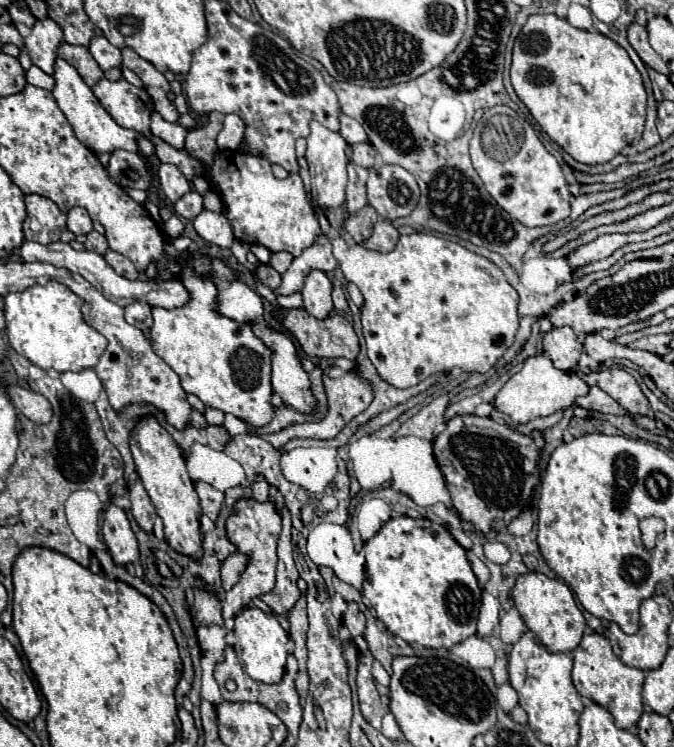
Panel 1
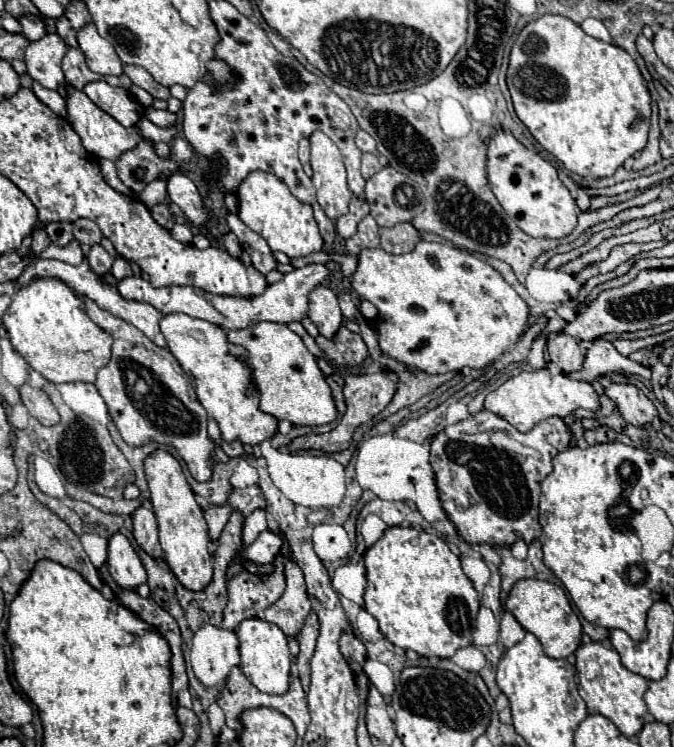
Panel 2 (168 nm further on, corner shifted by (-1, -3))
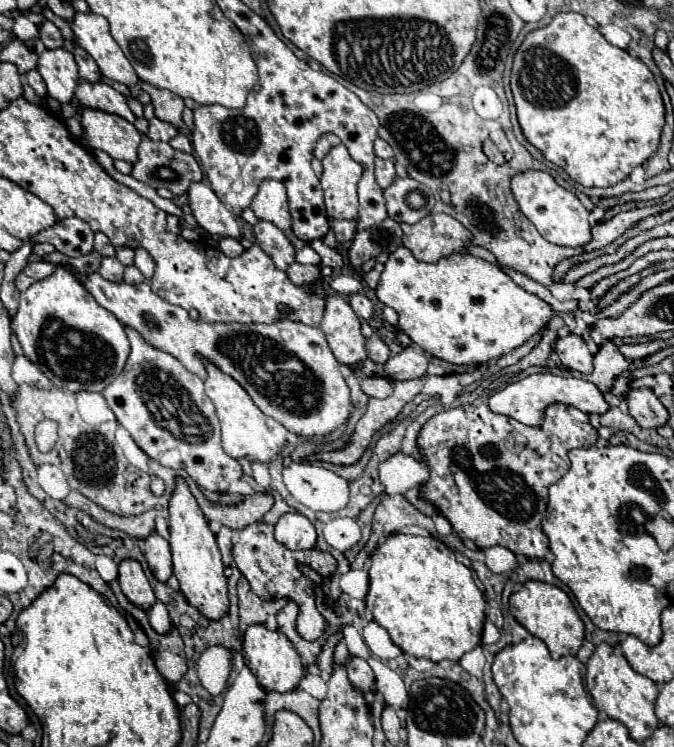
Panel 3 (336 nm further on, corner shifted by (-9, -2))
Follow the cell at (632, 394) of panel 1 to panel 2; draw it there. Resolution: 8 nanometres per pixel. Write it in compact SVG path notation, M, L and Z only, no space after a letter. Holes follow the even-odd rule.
M611 384L605 394L615 402L617 412L633 426L645 426L657 416L653 402L633 384Z

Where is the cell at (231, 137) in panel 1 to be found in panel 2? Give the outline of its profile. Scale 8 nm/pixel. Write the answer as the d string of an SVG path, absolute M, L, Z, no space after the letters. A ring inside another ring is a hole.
M229 232L225 238L223 238L223 244L225 244L225 250L233 256L233 258L239 258L241 256L241 246L237 242L237 236L233 232Z

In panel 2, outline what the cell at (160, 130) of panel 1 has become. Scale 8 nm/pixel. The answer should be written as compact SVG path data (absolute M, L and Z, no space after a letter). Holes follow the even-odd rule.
M69 86L67 90L69 90L69 98L67 98L69 118L67 118L67 120L69 120L69 124L73 126L73 130L79 134L79 138L81 138L81 142L83 142L83 146L85 146L87 152L91 152L91 154L95 154L95 156L99 156L99 158L107 158L107 160L115 162L123 152L135 148L137 142L143 140L141 134L137 132L137 128L133 128L133 126L131 126L131 128L121 126L113 116L109 116L109 114L105 114L101 108L97 108L97 106L87 98L85 92L75 90L75 88L71 88L71 86Z

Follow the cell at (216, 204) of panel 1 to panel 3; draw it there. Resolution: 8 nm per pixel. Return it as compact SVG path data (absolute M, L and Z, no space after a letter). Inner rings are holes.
M257 221L253 225L257 245L271 257L277 269L285 271L295 261L295 249L291 241L269 221Z

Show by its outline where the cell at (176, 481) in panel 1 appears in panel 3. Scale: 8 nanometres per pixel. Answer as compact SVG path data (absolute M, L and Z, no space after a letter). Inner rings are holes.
M177 475L175 491L169 499L169 533L171 533L171 553L173 553L173 575L179 581L179 589L187 601L197 607L205 617L217 619L223 617L229 609L227 599L227 577L223 573L221 553L215 541L215 533L209 529L209 521L197 505L197 499L191 495L187 481Z

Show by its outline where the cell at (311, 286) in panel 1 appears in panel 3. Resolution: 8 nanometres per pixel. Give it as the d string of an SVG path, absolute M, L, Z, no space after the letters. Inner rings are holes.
M337 293L325 297L325 313L321 329L339 363L355 367L367 357L359 317L353 313L345 297Z

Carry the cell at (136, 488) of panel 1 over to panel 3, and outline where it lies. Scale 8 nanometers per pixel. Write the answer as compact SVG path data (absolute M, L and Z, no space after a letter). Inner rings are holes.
M153 531L145 539L145 559L149 563L149 569L159 581L167 581L173 573L173 563L171 563L171 551L169 551L169 541L161 537L157 531Z

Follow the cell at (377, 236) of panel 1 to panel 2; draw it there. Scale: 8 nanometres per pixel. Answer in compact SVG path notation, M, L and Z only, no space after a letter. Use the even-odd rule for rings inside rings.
M401 222L393 228L381 228L381 248L389 254L407 254L419 240L421 234L411 222Z

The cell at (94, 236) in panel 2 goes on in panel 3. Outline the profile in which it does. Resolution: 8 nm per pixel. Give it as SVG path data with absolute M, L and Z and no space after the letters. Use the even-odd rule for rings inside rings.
M101 231L95 233L95 251L101 255L115 255L115 247L109 243L109 237Z

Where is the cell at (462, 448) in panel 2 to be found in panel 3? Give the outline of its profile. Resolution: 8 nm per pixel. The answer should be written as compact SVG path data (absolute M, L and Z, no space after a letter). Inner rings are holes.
M485 403L447 409L429 419L417 439L425 461L431 467L431 477L423 485L423 497L451 521L461 539L471 539L479 549L501 545L515 555L551 561L549 539L541 529L541 519L547 509L547 489L569 471L567 451L573 447L591 447L597 439L599 435L591 427L589 417L579 409L561 403L545 409L541 427L527 427L507 415L497 415Z

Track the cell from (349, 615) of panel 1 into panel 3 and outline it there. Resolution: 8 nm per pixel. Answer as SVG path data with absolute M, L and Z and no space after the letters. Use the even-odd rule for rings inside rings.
M351 657L351 661L347 663L347 673L349 673L349 681L359 689L359 691L365 691L365 689L373 689L373 671L369 667L369 663L365 659L359 659L359 657Z

